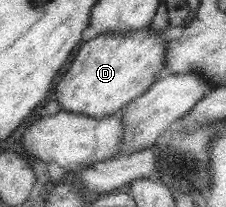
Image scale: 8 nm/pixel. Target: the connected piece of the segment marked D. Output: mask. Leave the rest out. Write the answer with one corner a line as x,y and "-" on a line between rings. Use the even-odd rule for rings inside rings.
151,27
139,30
128,30
120,33
103,33
95,38
86,40
77,50
71,66
55,84
55,100
60,104
63,112
91,116
92,118
105,118
115,111
122,109
134,98
141,96
151,84
165,74
166,46
165,37
155,33

